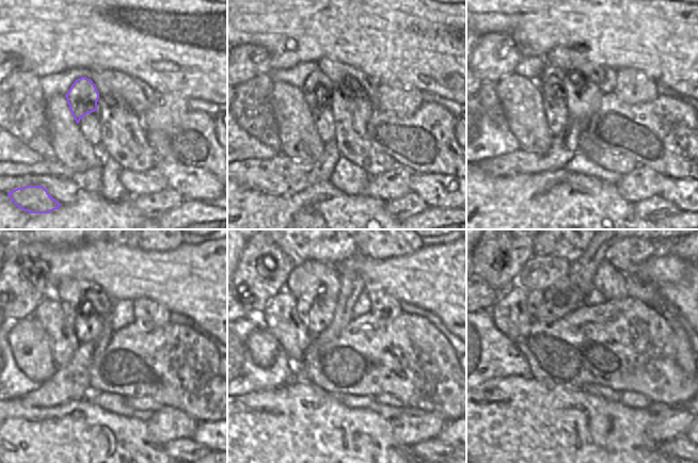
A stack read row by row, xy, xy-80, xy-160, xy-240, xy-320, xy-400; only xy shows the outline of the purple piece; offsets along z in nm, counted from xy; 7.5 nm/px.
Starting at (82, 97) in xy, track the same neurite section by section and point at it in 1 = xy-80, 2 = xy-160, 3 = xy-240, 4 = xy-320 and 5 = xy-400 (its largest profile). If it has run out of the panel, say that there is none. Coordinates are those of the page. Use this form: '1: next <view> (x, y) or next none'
1: next xy-80 (317, 90)
2: next xy-160 (552, 88)
3: next xy-240 (70, 317)
4: next xy-320 (302, 308)
5: next xy-400 (535, 298)

